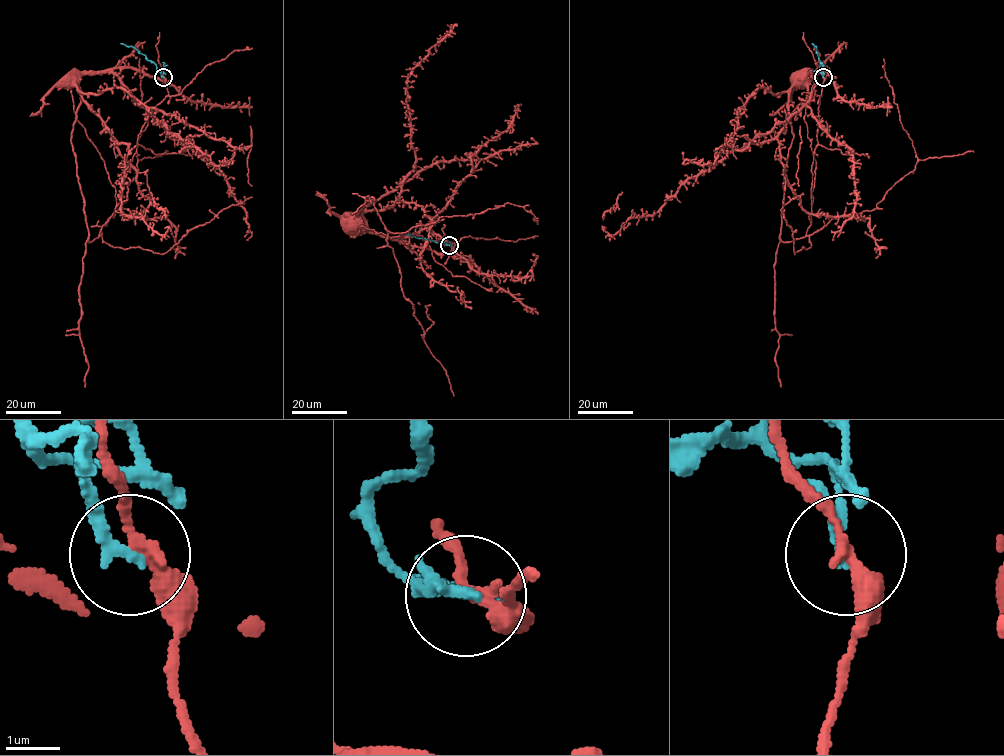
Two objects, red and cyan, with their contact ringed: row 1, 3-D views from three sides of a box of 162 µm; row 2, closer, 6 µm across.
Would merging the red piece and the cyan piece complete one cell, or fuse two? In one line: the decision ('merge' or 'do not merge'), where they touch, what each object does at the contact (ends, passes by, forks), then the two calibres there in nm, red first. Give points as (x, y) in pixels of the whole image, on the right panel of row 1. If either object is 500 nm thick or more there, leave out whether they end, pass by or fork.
do not merge; place (823, 77); red passes by; cyan ends; calibres 200 and 240 nm

